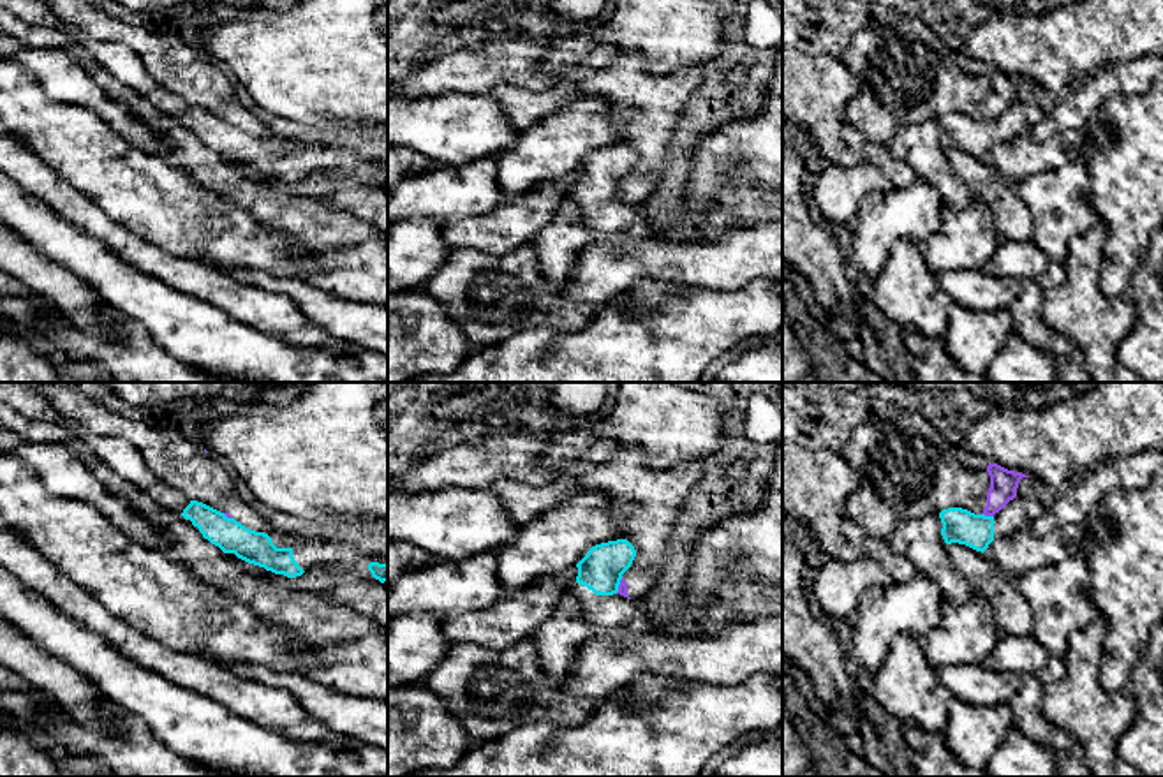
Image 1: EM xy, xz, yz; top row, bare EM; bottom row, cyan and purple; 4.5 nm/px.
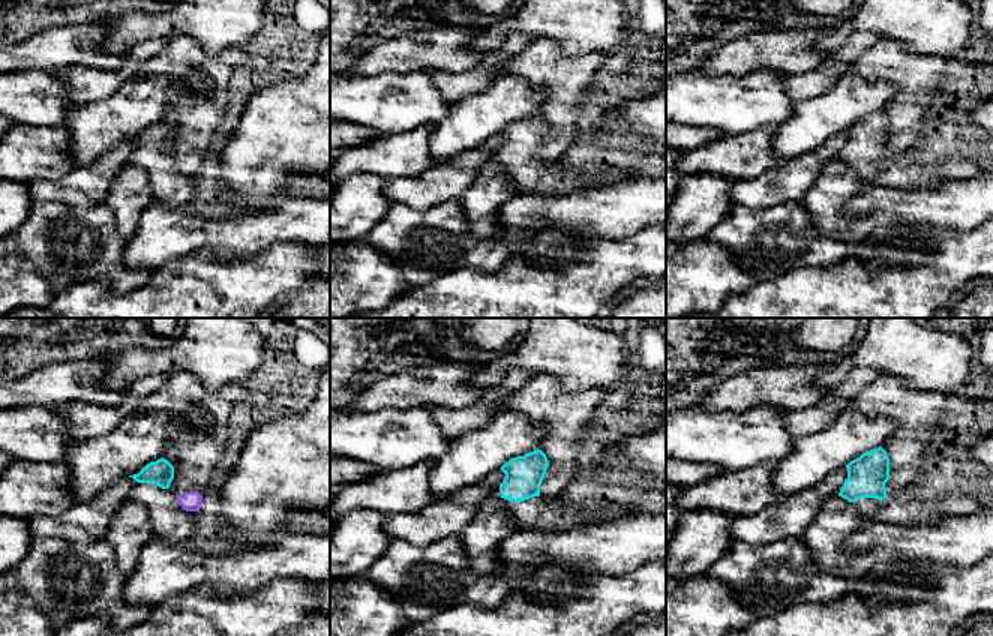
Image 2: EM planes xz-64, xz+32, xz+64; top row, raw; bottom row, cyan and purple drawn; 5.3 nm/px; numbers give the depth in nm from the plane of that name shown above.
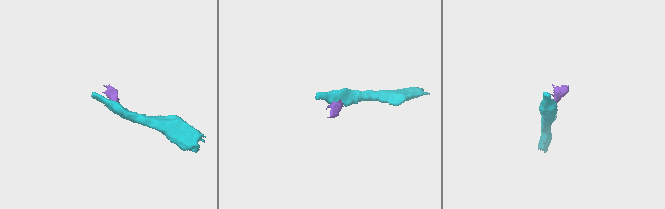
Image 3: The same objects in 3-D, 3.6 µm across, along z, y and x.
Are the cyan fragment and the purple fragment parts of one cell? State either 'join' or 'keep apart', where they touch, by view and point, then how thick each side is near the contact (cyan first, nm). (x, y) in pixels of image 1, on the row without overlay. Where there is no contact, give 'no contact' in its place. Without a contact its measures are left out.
keep apart | yz (987, 122) | 160/130 nm

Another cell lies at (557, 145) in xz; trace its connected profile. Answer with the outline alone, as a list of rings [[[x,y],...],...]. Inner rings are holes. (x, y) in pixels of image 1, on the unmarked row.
[[[576,95],[562,111],[546,115],[530,127],[520,129],[511,148],[490,157],[499,169],[502,204],[541,183],[573,174],[592,152],[617,144],[624,144],[624,134],[613,122],[610,102],[601,95]]]

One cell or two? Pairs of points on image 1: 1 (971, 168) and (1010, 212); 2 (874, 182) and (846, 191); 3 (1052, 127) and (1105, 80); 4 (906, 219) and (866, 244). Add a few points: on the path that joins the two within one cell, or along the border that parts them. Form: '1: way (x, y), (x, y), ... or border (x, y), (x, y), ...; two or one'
1: way (982, 178), (1003, 201); one
2: way (867, 182), (853, 184); one
3: way (1065, 115), (1074, 111), (1093, 92); one
4: way (896, 219), (890, 219), (876, 233); one

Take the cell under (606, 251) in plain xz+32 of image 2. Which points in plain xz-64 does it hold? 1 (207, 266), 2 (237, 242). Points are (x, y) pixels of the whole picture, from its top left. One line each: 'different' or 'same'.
1: same
2: different

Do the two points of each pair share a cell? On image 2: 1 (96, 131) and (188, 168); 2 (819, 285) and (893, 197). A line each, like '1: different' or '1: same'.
1: different
2: different

